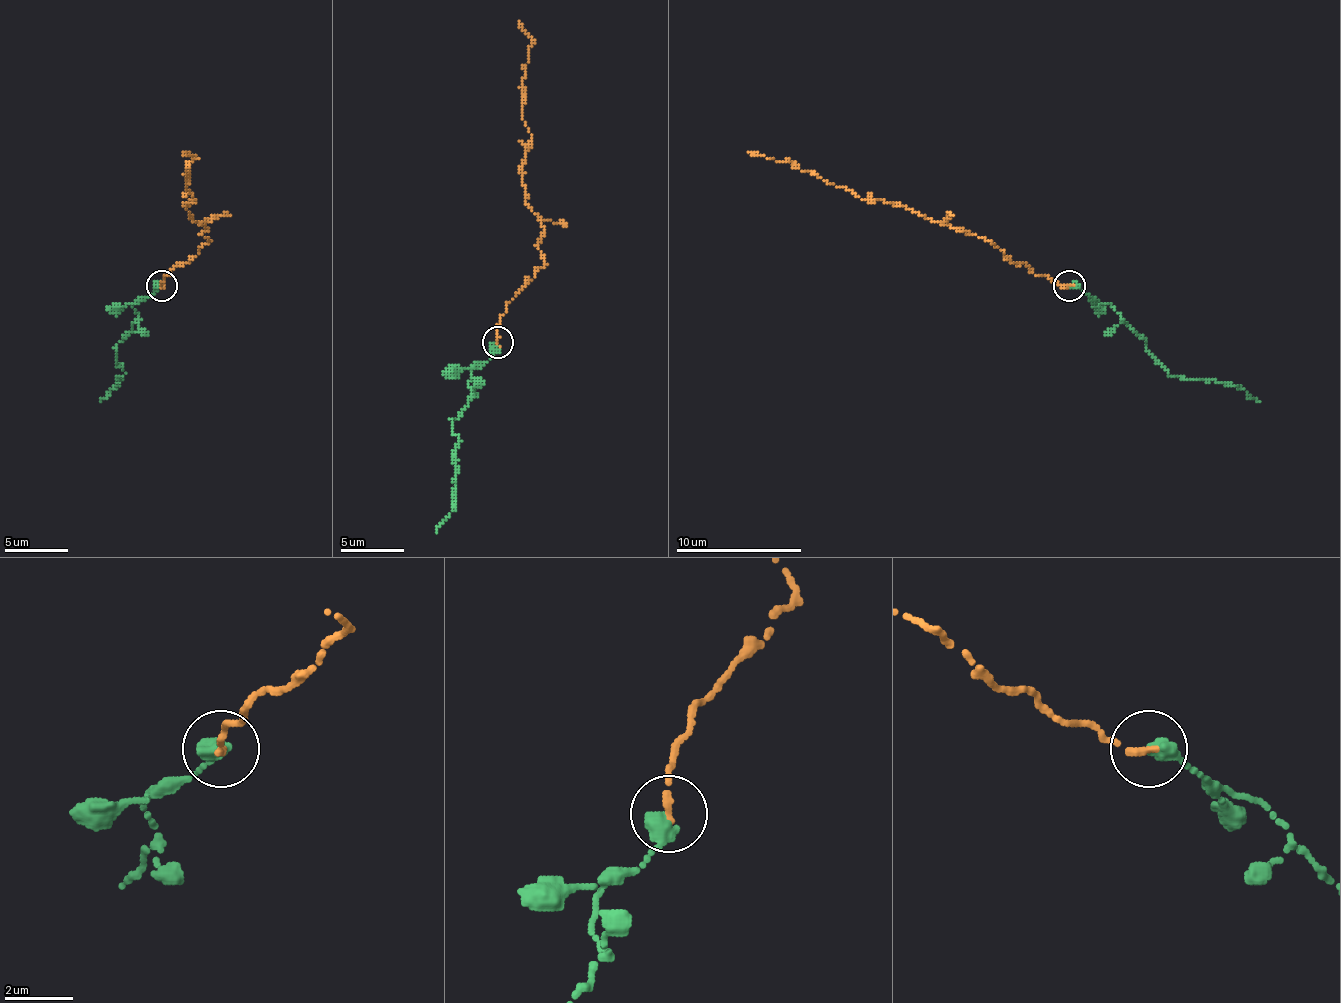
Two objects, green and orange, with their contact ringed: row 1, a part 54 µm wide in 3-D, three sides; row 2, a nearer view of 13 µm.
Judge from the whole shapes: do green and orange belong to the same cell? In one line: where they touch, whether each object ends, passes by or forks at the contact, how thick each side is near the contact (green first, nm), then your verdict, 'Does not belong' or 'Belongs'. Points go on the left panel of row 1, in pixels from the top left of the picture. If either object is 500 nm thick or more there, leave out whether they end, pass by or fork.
Place: (161, 285). Thickness 500 nm (green) against 220 nm. Belongs

